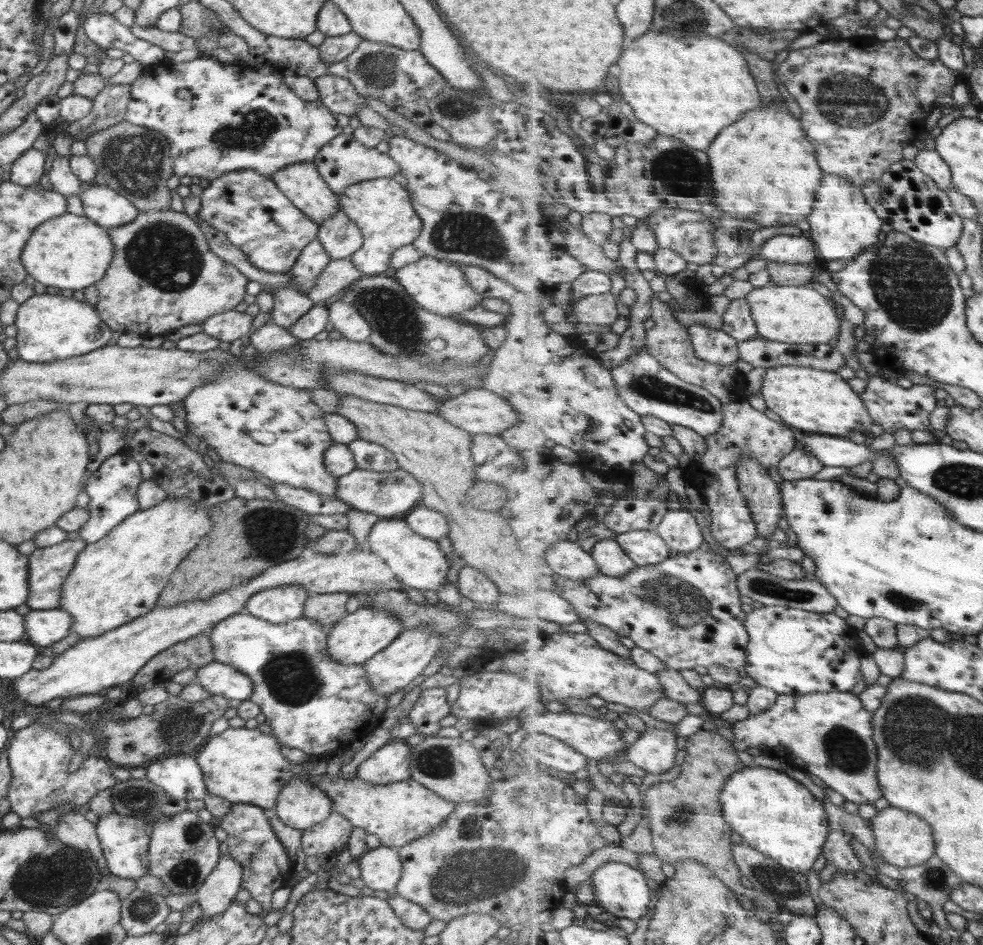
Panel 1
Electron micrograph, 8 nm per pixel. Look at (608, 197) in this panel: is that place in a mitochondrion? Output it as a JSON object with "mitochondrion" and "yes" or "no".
{"mitochondrion":"no"}

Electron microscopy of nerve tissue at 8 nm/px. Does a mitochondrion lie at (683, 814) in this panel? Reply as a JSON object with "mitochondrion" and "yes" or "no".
{"mitochondrion":"yes"}

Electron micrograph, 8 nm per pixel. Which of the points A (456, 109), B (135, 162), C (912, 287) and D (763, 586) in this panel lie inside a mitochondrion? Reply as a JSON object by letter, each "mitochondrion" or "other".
{"A":"mitochondrion","B":"mitochondrion","C":"mitochondrion","D":"mitochondrion"}

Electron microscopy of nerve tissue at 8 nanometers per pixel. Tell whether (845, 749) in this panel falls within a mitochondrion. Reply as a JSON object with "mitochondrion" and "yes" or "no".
{"mitochondrion":"yes"}

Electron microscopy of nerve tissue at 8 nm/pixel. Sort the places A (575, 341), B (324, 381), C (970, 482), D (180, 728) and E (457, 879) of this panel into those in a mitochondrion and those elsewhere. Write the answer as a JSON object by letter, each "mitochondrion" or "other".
{"A":"other","B":"other","C":"mitochondrion","D":"mitochondrion","E":"mitochondrion"}

